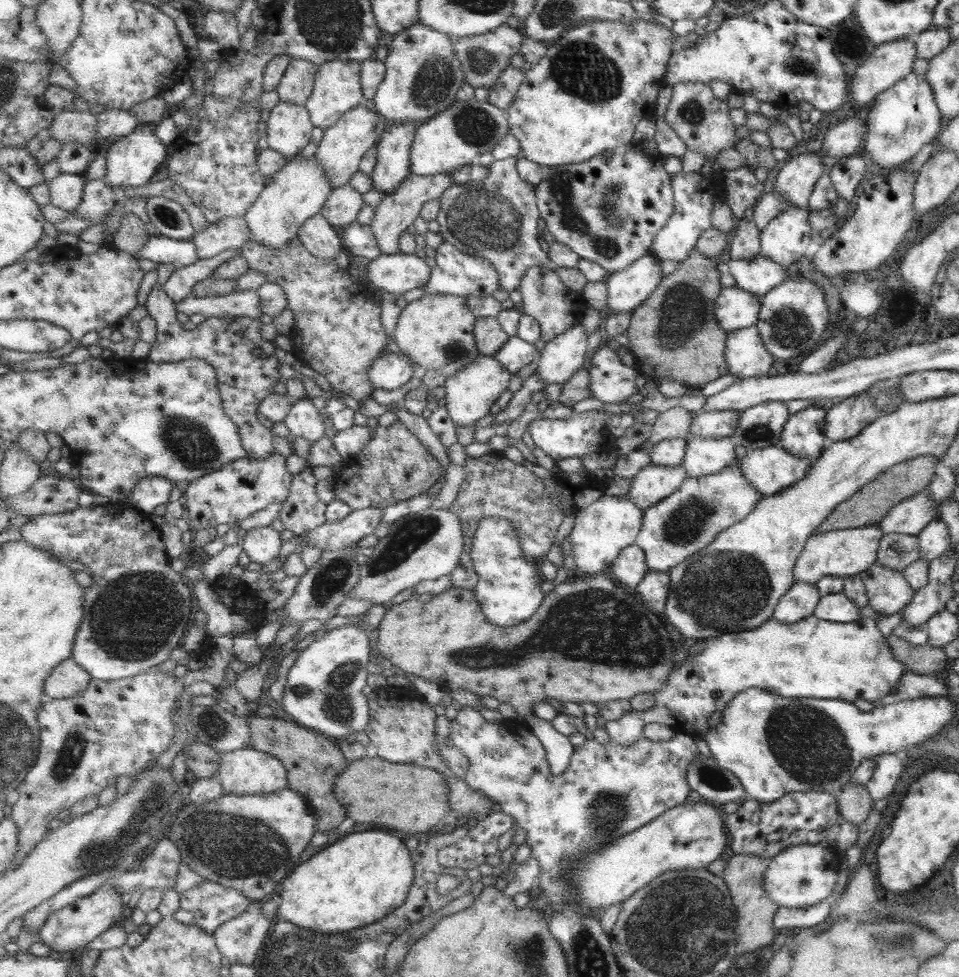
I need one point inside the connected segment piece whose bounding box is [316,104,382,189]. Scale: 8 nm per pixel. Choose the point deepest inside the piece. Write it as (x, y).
(341, 152)

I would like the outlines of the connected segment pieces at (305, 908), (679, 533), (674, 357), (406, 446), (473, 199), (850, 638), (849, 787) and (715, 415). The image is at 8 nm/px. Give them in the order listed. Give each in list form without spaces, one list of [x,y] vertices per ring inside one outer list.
[[[376,830],[350,834],[342,842],[330,846],[328,850],[320,852],[318,856],[302,864],[300,870],[296,870],[292,878],[288,878],[280,894],[283,902],[279,909],[279,917],[294,922],[301,928],[326,934],[356,930],[383,921],[384,918],[405,906],[415,886],[415,880],[415,859],[402,838]]]
[[[738,464],[728,466],[727,469],[723,469],[717,474],[700,478],[689,477],[678,492],[648,508],[644,517],[643,532],[640,533],[637,544],[646,551],[650,568],[670,573],[673,568],[715,542],[717,535],[723,530],[731,528],[732,525],[748,517],[763,497],[763,494],[760,494],[755,486],[747,478],[744,478]]]
[[[696,248],[691,257],[678,264],[678,269],[665,276],[659,289],[633,313],[631,327],[626,334],[625,342],[636,356],[641,377],[651,379],[656,384],[663,378],[673,378],[678,382],[690,384],[694,388],[707,385],[729,374],[725,350],[727,350],[728,332],[721,329],[715,317],[715,302],[720,294],[720,278],[716,264],[700,254]]]
[[[401,421],[391,426],[370,428],[374,440],[362,454],[352,458],[344,472],[336,473],[336,497],[348,503],[354,510],[377,508],[384,509],[400,501],[430,492],[442,477],[442,464],[435,454],[409,427]]]
[[[520,154],[517,157],[495,160],[490,166],[491,176],[484,183],[476,181],[466,184],[455,183],[441,199],[443,208],[438,218],[440,234],[444,239],[468,254],[490,259],[501,272],[501,286],[508,292],[521,288],[524,277],[531,268],[546,267],[553,270],[556,267],[550,254],[542,250],[538,241],[543,233],[538,226],[543,219],[543,213],[539,208],[537,185],[523,177],[519,171],[519,158]]]
[[[814,615],[803,618],[798,622],[793,622],[792,624],[786,624],[772,618],[764,621],[762,625],[752,630],[716,635],[715,637],[702,639],[700,642],[696,642],[695,645],[688,646],[688,644],[685,644],[685,646],[685,650],[691,655],[685,660],[683,665],[676,667],[676,670],[671,672],[671,677],[665,686],[666,690],[660,690],[658,694],[655,694],[657,697],[657,705],[654,708],[647,711],[637,711],[636,709],[632,709],[630,712],[627,712],[622,719],[605,722],[607,732],[610,734],[612,740],[623,744],[624,746],[632,746],[635,742],[643,739],[647,725],[658,722],[672,726],[677,733],[686,732],[701,737],[710,729],[708,717],[712,712],[722,711],[733,698],[736,698],[736,695],[742,693],[742,691],[746,691],[746,688],[762,688],[762,690],[772,695],[779,695],[784,698],[828,698],[848,701],[849,703],[852,703],[853,700],[858,700],[858,698],[862,698],[862,700],[872,702],[879,700],[879,698],[884,696],[896,694],[895,686],[899,683],[900,677],[904,673],[910,672],[905,664],[902,664],[899,660],[896,660],[893,657],[887,640],[878,630],[878,627],[876,627],[875,620],[862,616],[856,622],[846,623],[830,622],[829,620],[822,620]]]
[[[846,783],[837,794],[837,805],[843,821],[859,826],[866,820],[874,800],[865,785]]]
[[[734,410],[699,412],[696,416],[690,436],[687,441],[694,438],[732,438],[740,421],[740,413]]]

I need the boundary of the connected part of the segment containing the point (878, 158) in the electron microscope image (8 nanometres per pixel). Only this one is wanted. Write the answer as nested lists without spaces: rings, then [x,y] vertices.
[[[912,72],[876,95],[865,122],[867,133],[863,150],[870,155],[869,162],[892,171],[909,165],[920,149],[934,140],[941,131],[942,116],[925,76]]]

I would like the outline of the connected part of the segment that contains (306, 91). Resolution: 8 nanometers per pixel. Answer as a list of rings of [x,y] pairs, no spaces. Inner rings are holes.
[[[292,58],[292,63],[277,88],[280,101],[306,105],[315,92],[320,67],[314,62]]]

